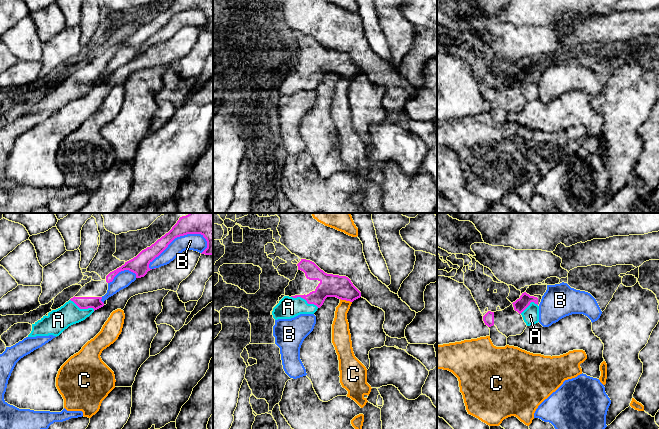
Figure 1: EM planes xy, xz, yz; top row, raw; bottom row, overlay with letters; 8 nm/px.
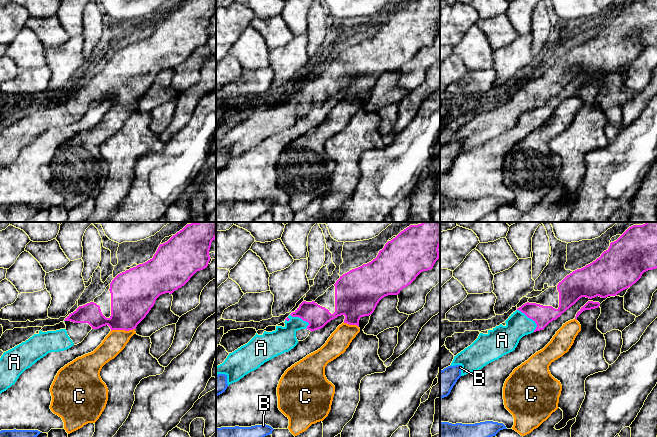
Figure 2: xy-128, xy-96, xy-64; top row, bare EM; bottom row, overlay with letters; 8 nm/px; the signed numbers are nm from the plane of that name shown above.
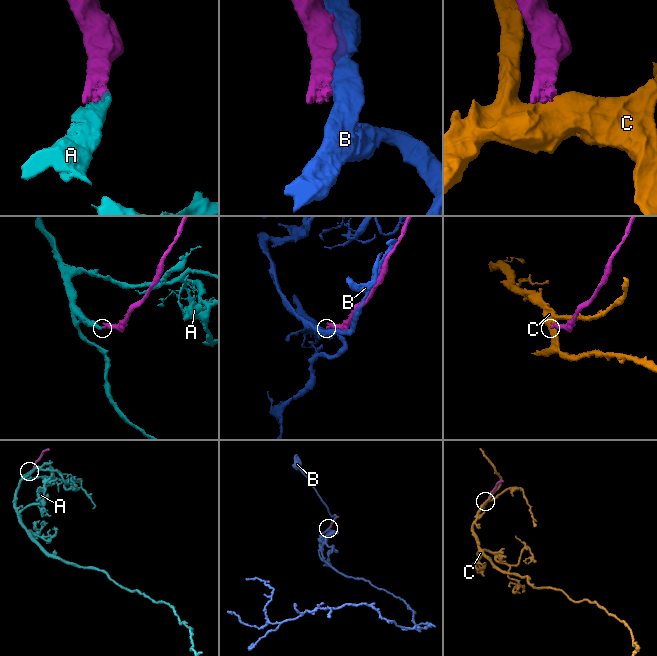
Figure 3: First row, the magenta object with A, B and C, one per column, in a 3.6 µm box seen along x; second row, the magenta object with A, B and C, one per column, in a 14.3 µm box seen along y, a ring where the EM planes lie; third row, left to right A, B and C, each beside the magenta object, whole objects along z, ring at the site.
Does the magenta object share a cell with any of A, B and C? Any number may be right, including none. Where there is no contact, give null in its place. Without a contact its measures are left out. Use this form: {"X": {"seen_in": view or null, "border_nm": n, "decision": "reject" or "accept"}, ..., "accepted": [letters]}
{"A": {"seen_in": "xz", "border_nm": 240, "decision": "accept"}, "B": {"seen_in": "xy", "border_nm": 500, "decision": "reject"}, "C": {"seen_in": "xz", "border_nm": 100, "decision": "reject"}, "accepted": ["A"]}

